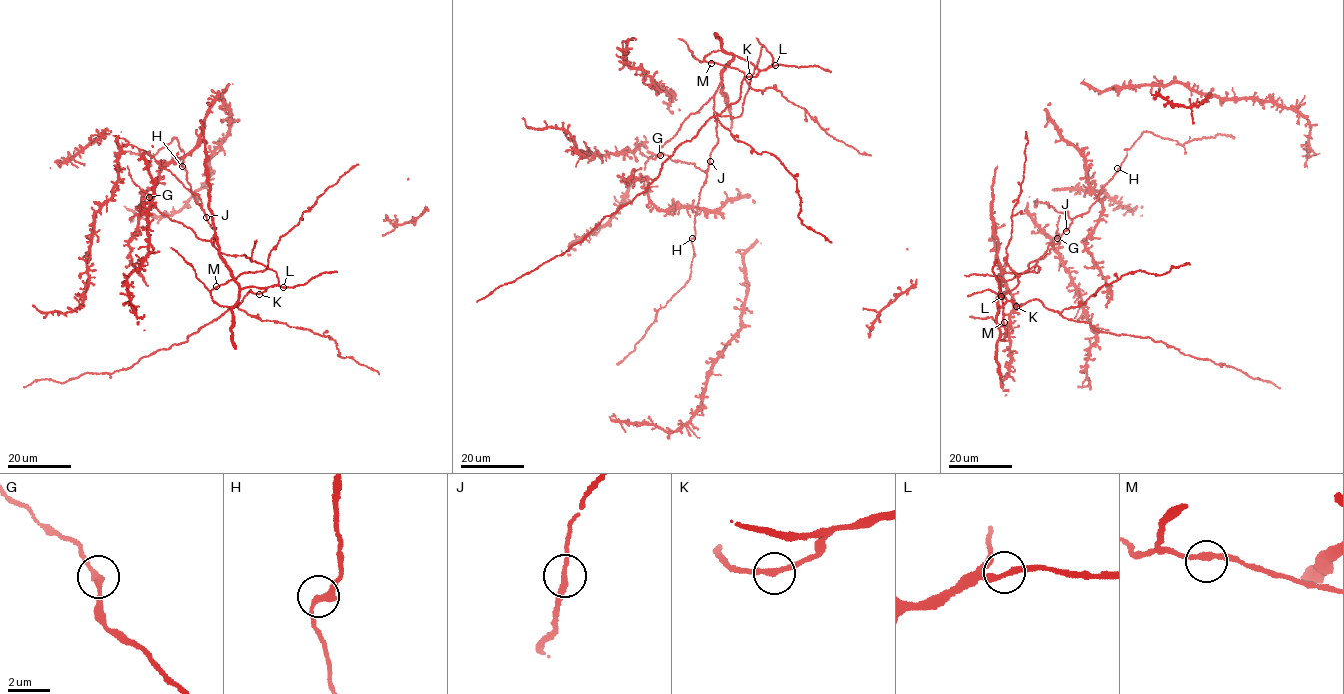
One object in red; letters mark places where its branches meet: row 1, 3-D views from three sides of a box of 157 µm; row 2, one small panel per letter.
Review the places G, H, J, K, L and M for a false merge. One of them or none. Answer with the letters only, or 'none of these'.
none of these

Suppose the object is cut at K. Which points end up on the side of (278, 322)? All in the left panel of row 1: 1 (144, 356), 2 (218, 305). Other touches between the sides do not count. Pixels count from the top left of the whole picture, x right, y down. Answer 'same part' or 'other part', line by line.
1: same part
2: other part

